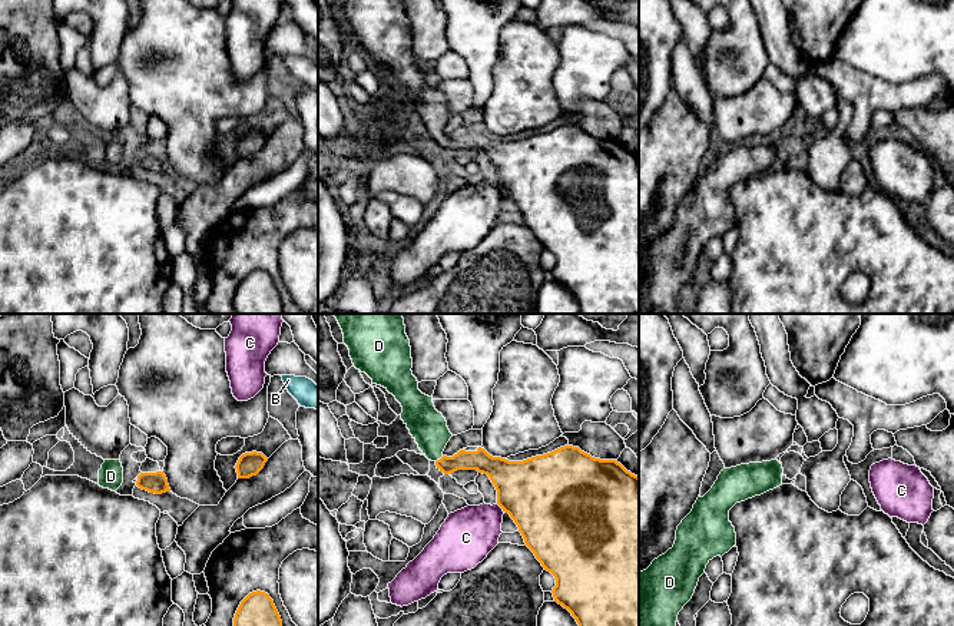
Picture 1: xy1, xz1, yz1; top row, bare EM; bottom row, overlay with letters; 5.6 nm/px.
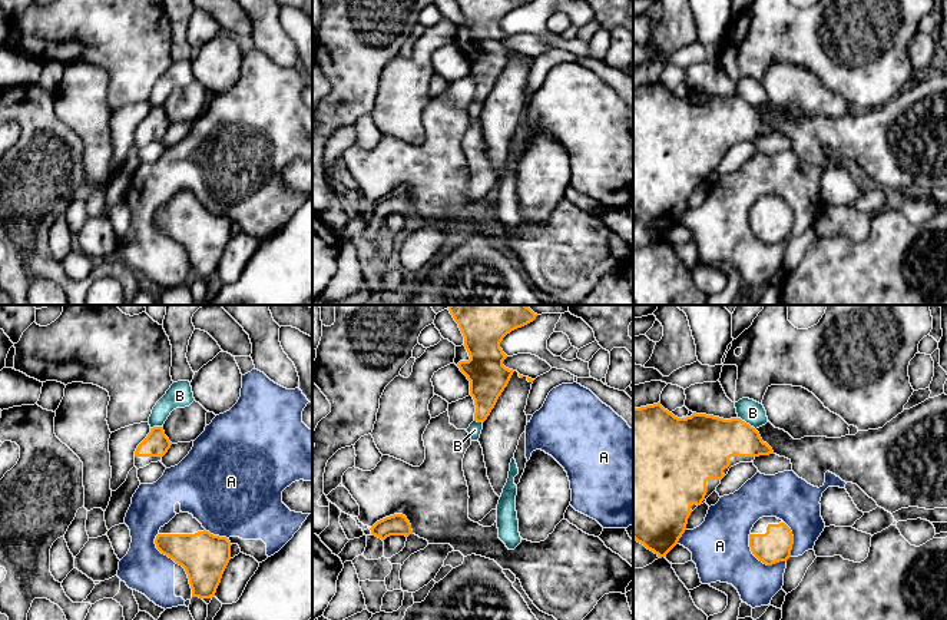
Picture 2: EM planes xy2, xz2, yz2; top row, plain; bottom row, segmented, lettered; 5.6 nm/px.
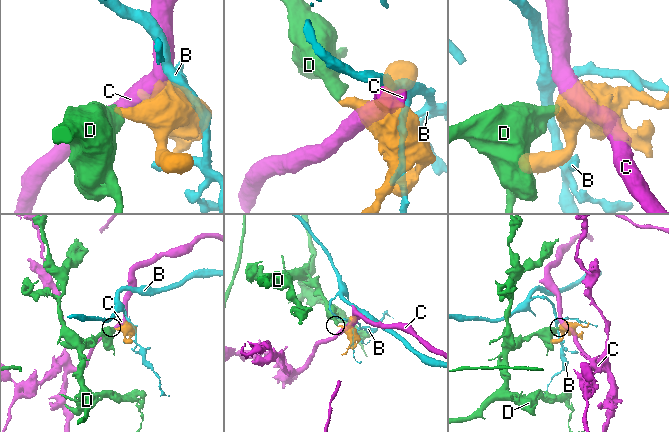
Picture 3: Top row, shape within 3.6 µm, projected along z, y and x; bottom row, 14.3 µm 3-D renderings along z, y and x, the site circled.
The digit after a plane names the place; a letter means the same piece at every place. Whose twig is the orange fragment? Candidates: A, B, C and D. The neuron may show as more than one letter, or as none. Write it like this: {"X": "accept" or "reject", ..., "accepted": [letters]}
{"A": "reject", "B": "reject", "C": "reject", "D": "accept", "accepted": ["D"]}

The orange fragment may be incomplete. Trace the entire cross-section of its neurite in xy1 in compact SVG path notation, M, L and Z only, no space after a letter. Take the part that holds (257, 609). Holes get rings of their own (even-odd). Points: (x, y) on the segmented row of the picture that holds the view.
M256 590L241 602L233 626L282 626L282 620L269 594Z

